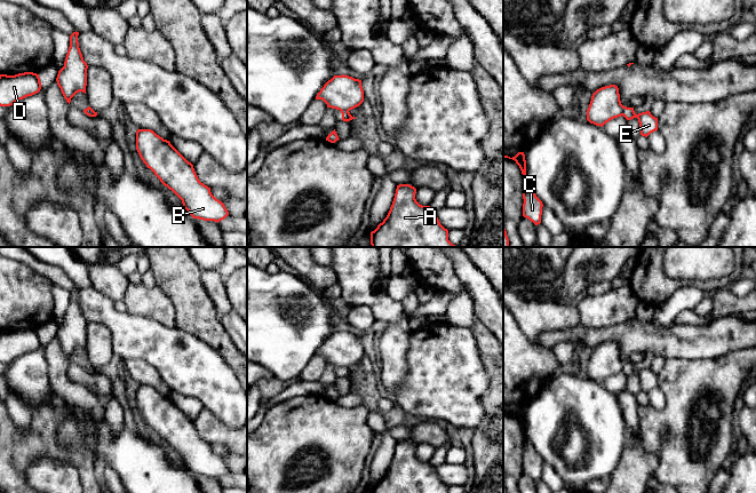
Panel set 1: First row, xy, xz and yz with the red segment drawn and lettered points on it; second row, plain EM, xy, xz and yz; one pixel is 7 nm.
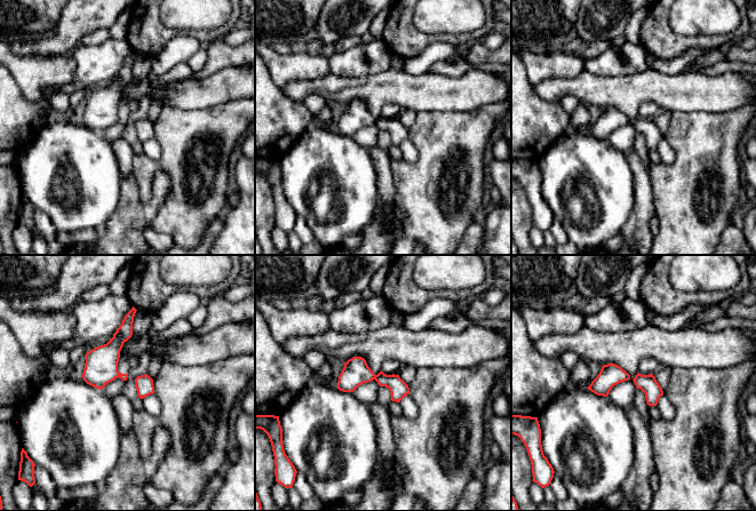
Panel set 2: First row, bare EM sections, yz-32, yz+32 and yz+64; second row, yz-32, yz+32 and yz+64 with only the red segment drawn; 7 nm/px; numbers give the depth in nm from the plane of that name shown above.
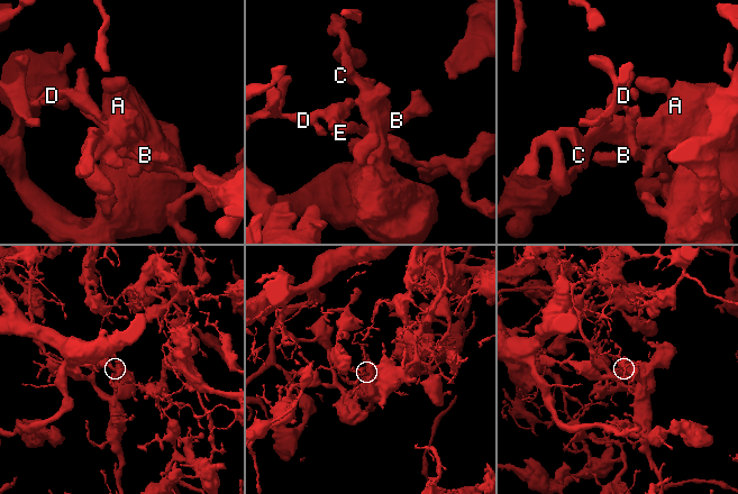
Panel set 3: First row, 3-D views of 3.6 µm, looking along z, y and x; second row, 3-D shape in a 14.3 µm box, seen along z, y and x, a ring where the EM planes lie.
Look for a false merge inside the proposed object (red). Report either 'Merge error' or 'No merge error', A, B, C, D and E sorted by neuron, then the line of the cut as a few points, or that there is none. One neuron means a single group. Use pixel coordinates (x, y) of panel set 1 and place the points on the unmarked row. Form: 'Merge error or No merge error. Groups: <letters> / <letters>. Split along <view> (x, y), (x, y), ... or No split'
Merge error. Groups: A B C D / E. Split along yz (623, 363), (621, 371)

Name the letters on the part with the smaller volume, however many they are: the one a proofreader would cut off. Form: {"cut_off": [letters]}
{"cut_off": ["E"]}

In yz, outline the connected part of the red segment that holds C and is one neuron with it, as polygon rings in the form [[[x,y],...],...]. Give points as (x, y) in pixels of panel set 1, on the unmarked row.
[[[518,408],[518,409],[517,409],[515,413],[512,413],[512,414],[510,414],[510,413],[508,413],[508,412],[503,412],[503,414],[509,414],[509,415],[515,416],[516,420],[519,422],[520,427],[522,427],[523,435],[524,435],[524,439],[523,439],[523,455],[524,455],[524,460],[523,460],[523,472],[526,474],[526,475],[528,475],[528,476],[530,476],[531,478],[533,478],[535,482],[540,480],[540,479],[541,479],[541,471],[542,471],[543,460],[542,460],[542,458],[536,453],[535,448],[533,447],[533,445],[532,445],[532,443],[531,443],[531,440],[530,440],[530,438],[527,437],[527,434],[526,434],[526,416],[525,416],[525,411],[524,411],[524,408]]]

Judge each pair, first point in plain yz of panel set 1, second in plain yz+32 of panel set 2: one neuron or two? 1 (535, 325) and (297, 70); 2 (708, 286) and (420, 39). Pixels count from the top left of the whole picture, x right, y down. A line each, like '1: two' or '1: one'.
1: one
2: one

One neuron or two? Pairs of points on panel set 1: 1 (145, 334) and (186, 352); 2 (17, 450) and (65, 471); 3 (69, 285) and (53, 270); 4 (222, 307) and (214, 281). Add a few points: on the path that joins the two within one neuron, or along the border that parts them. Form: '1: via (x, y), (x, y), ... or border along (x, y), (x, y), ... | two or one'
1: via (156, 344), (176, 352) | one
2: border along (63, 461), (37, 458), (26, 480) | two
3: via (65, 283), (56, 273) | one
4: via (221, 301), (215, 287) | one

